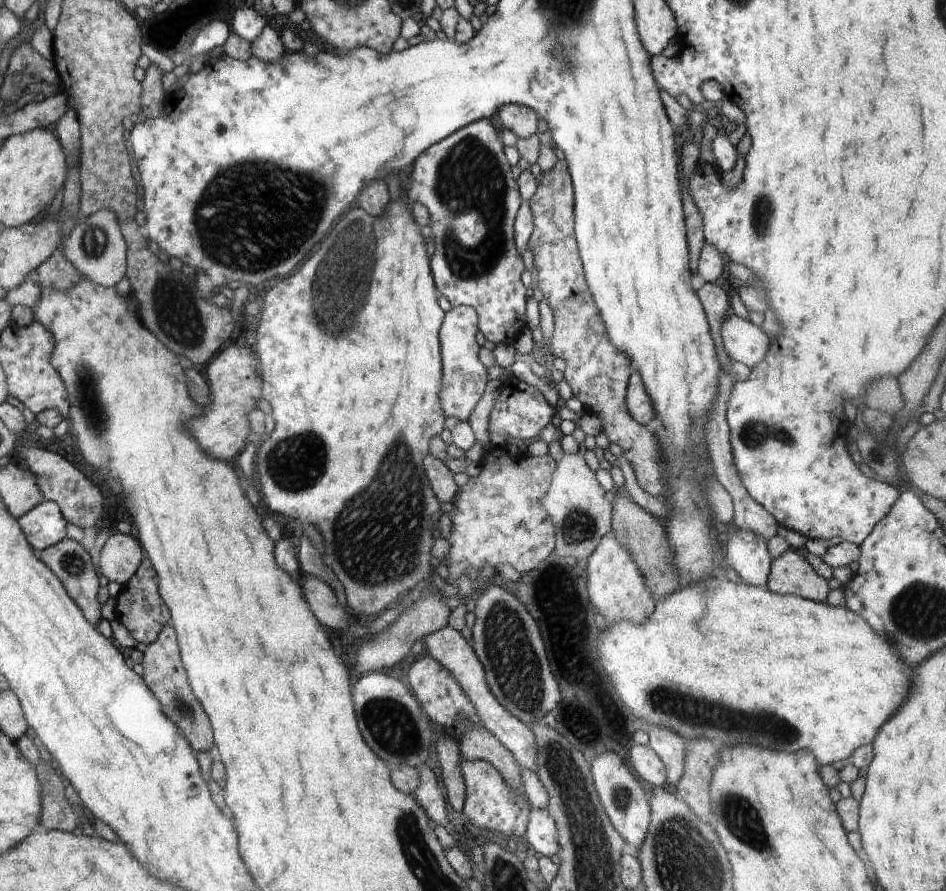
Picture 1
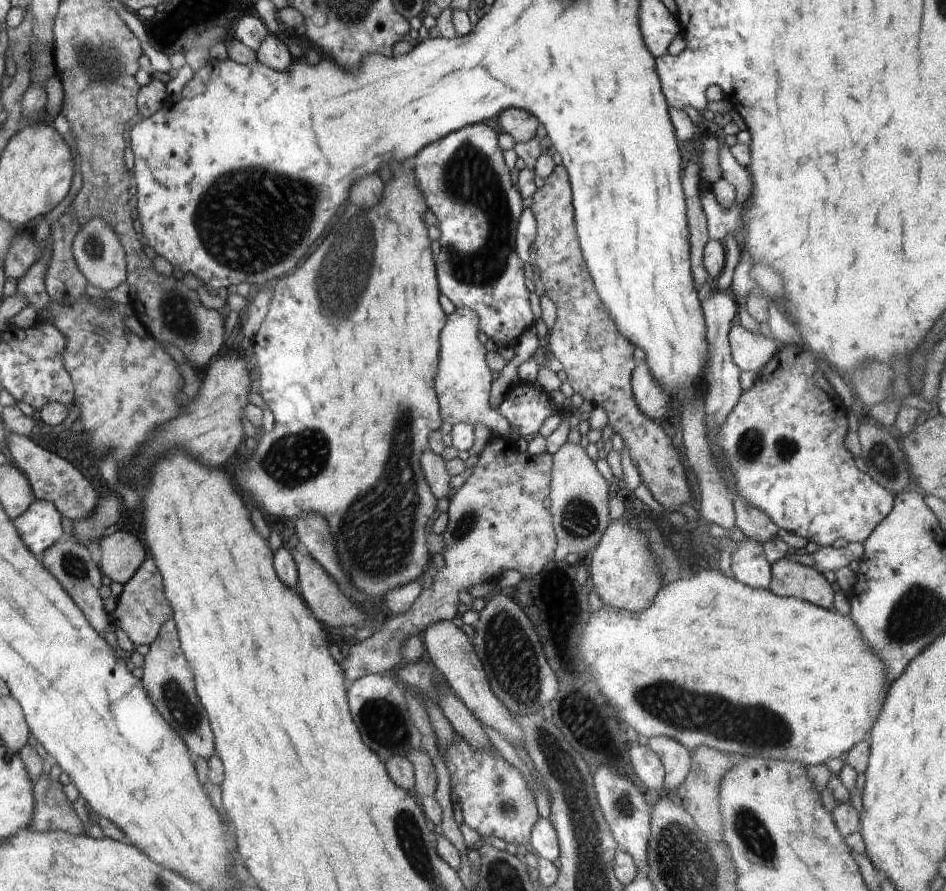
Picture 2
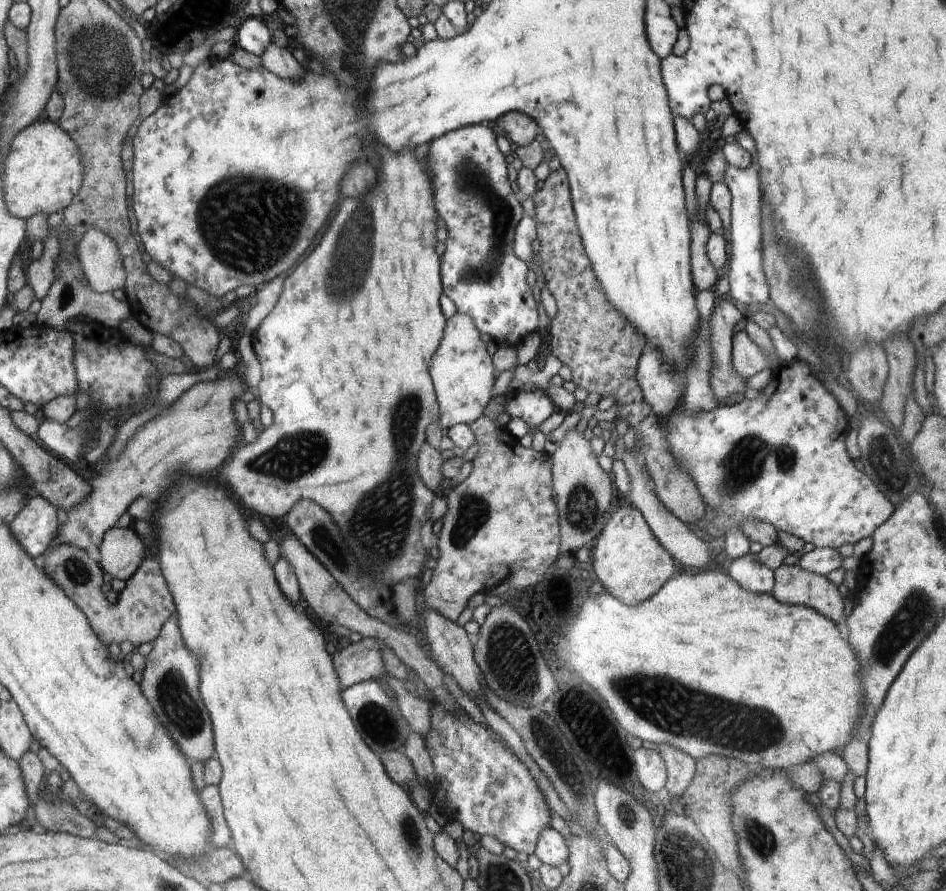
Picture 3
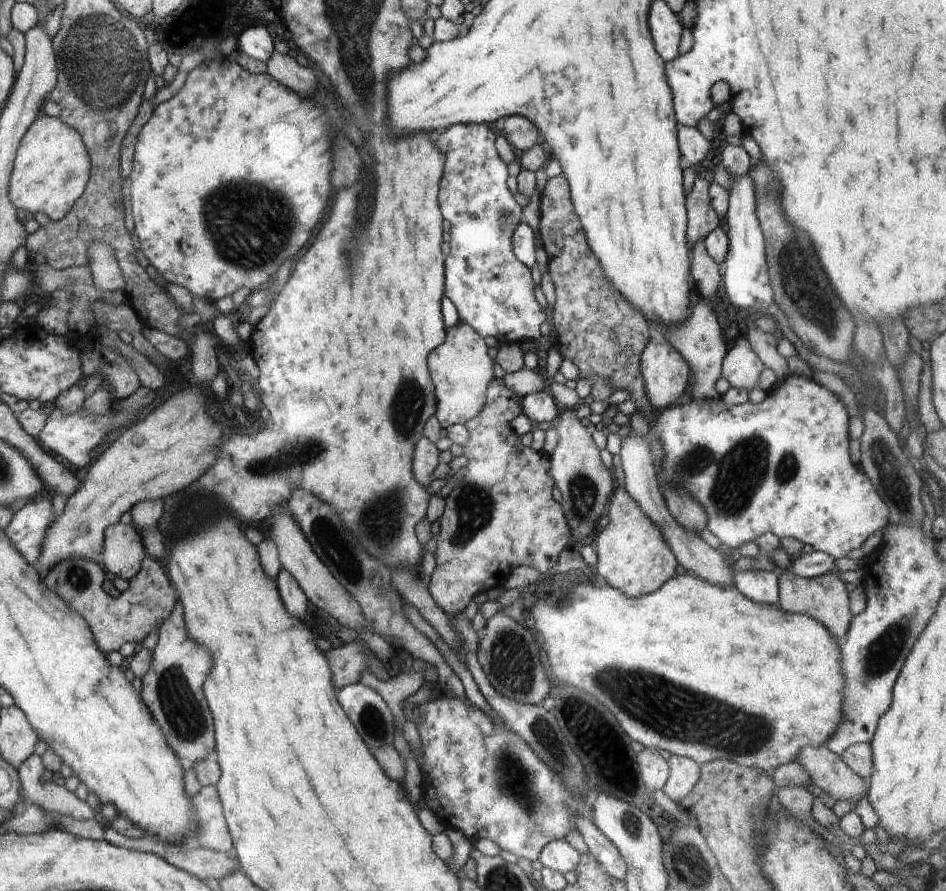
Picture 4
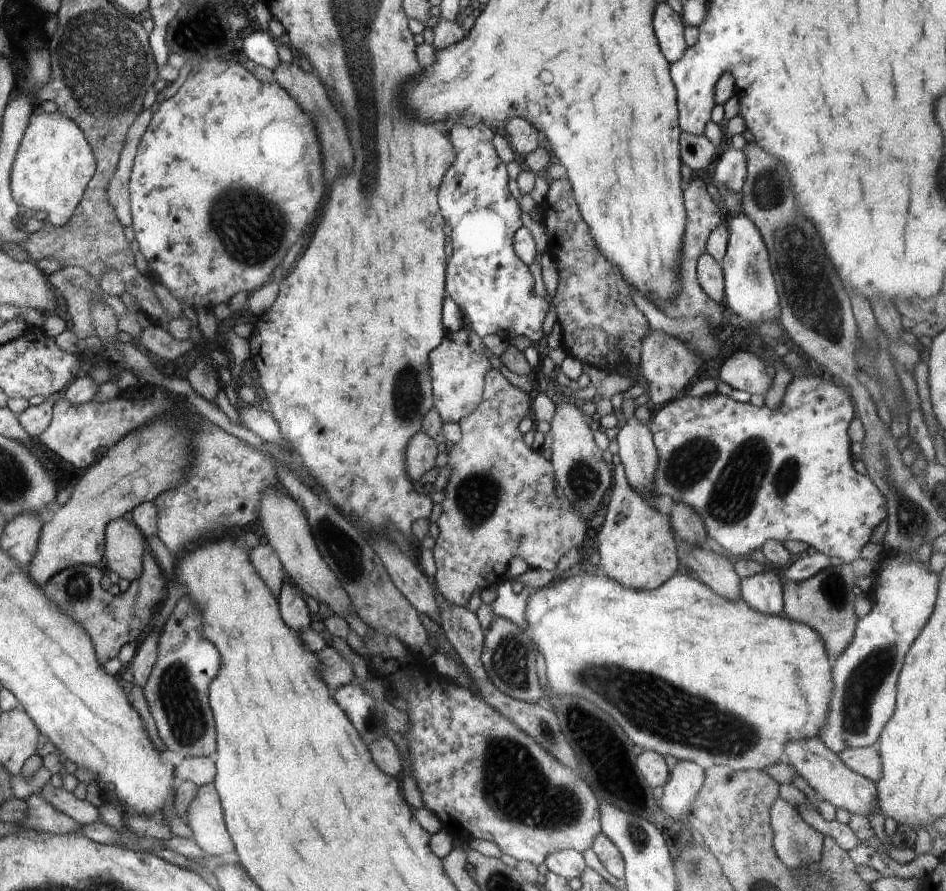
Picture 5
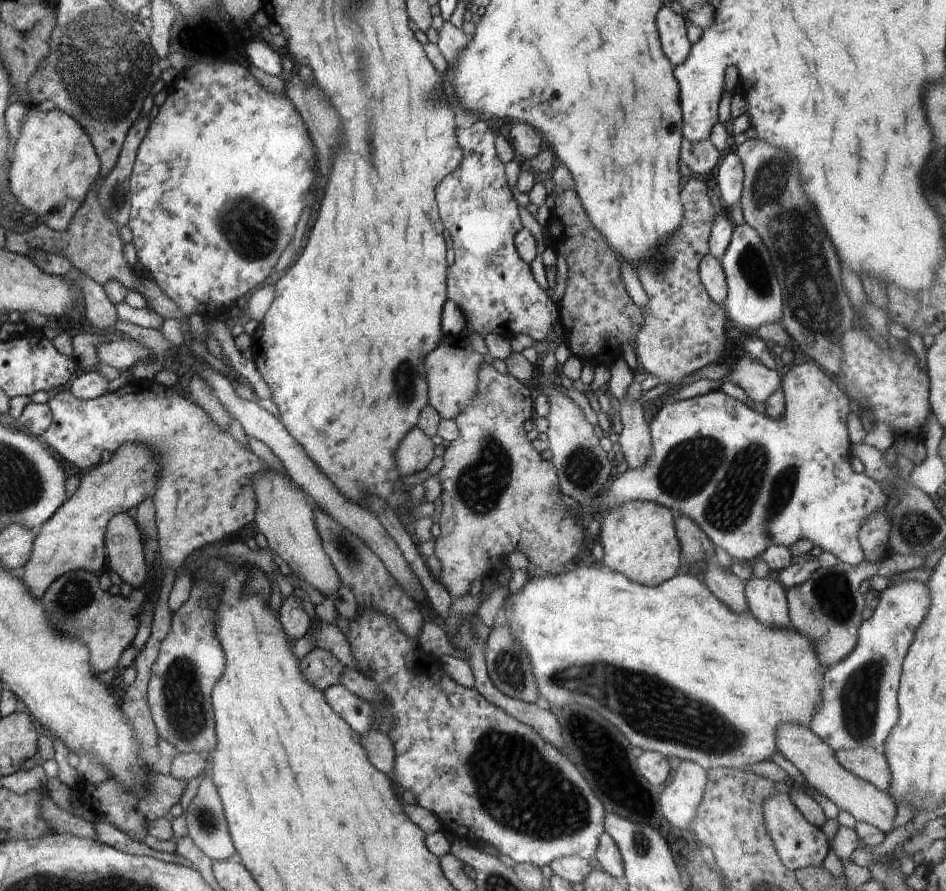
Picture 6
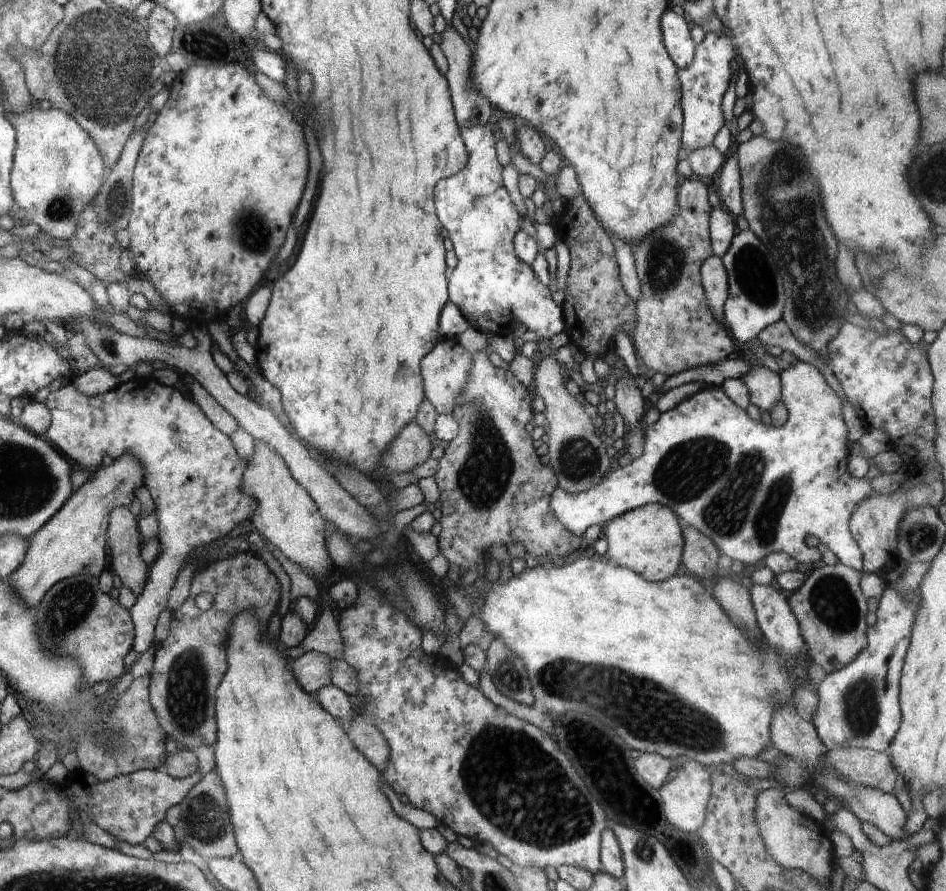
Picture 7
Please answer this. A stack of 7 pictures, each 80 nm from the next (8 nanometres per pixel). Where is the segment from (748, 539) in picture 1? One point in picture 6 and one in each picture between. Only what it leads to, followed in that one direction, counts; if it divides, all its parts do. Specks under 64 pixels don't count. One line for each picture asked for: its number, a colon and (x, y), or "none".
2: (749, 565)
3: (748, 571)
4: (761, 586)
5: (763, 592)
6: (766, 597)

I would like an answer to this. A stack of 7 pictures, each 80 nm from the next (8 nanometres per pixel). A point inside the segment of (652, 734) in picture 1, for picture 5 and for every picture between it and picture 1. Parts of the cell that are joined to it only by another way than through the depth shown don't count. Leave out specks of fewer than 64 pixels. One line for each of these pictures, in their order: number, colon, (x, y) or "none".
2: (676, 758)
3: (680, 766)
4: (684, 772)
5: (686, 778)

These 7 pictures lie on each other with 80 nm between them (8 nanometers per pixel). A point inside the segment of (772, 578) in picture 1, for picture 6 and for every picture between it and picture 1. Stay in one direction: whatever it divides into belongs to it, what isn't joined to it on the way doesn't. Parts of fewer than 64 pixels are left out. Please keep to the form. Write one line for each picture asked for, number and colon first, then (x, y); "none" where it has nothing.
2: (789, 579)
3: (793, 584)
4: (824, 597)
5: (825, 602)
6: (827, 608)

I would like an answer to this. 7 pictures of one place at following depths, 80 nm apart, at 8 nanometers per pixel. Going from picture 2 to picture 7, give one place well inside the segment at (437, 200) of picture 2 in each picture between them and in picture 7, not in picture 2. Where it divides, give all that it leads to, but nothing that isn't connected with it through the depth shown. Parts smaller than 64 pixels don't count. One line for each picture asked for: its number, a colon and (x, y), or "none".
3: (482, 276)
4: (492, 289)
5: (495, 290)
6: (494, 288)
7: (496, 291)

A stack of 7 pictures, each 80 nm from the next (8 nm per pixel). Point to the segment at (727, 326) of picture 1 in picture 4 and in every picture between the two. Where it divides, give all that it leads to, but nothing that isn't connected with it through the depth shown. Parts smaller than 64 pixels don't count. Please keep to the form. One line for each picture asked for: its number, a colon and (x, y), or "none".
2: (751, 351)
3: (748, 358)
4: (741, 366)

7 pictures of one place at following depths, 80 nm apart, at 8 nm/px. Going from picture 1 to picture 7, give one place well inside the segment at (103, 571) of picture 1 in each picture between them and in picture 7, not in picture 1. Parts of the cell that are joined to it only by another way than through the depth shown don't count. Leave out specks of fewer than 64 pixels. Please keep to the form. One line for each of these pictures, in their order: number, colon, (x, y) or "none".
2: (122, 553)
3: (122, 551)
4: (123, 550)
5: (124, 544)
6: (124, 541)
7: (123, 535)

